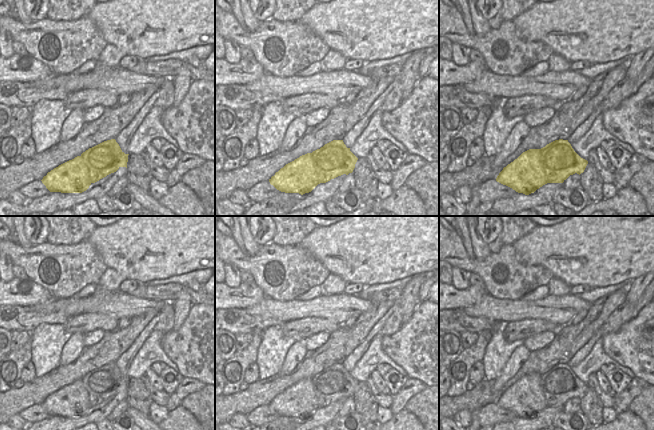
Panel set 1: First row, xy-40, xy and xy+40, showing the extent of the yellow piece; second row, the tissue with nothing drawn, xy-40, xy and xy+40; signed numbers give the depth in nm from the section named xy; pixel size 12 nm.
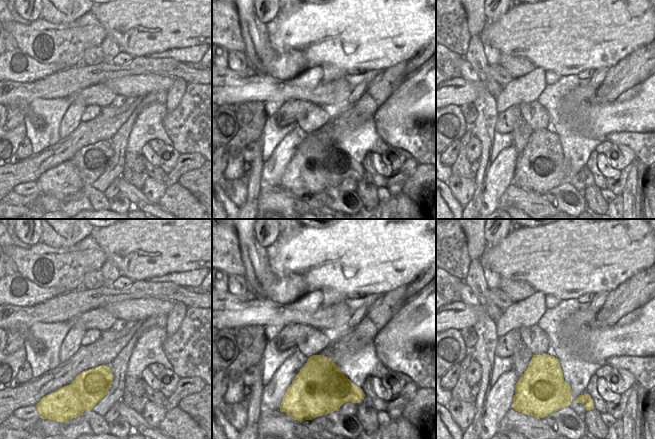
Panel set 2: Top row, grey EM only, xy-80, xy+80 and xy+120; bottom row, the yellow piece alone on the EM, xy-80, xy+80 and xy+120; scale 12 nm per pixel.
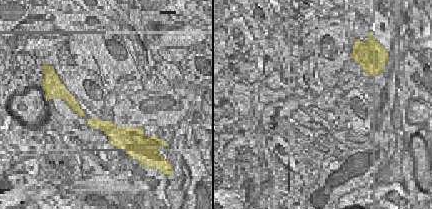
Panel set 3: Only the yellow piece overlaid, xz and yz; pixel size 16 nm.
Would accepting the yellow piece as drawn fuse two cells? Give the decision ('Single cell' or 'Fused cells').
Fused cells.

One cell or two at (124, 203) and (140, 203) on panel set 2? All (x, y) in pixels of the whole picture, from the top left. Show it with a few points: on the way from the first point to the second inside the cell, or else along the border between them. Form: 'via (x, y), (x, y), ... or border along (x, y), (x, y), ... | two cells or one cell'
border along (120, 191), (134, 206) | two cells

